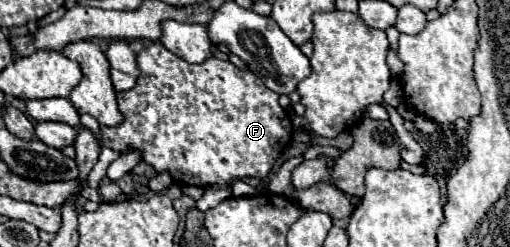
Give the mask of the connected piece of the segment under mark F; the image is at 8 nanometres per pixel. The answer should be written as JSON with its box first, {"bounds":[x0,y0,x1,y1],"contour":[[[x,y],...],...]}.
{"bounds":[102,42,294,186],"contour":[[[152,42],[148,48],[144,48],[138,54],[138,66],[140,66],[140,76],[138,76],[136,86],[128,92],[118,92],[118,108],[124,114],[124,122],[114,126],[114,128],[102,128],[102,144],[106,148],[116,150],[116,152],[124,152],[128,148],[140,150],[144,154],[142,156],[144,162],[154,166],[156,172],[170,172],[176,184],[182,184],[182,186],[224,186],[224,184],[234,182],[238,178],[266,178],[270,174],[272,166],[276,164],[276,158],[280,156],[280,152],[292,142],[294,128],[292,128],[288,112],[278,104],[278,94],[268,90],[264,86],[264,82],[256,74],[252,74],[250,70],[246,70],[246,72],[238,70],[232,62],[220,60],[214,56],[202,64],[188,64],[186,60],[182,60],[180,56],[170,52],[162,42]]]}

